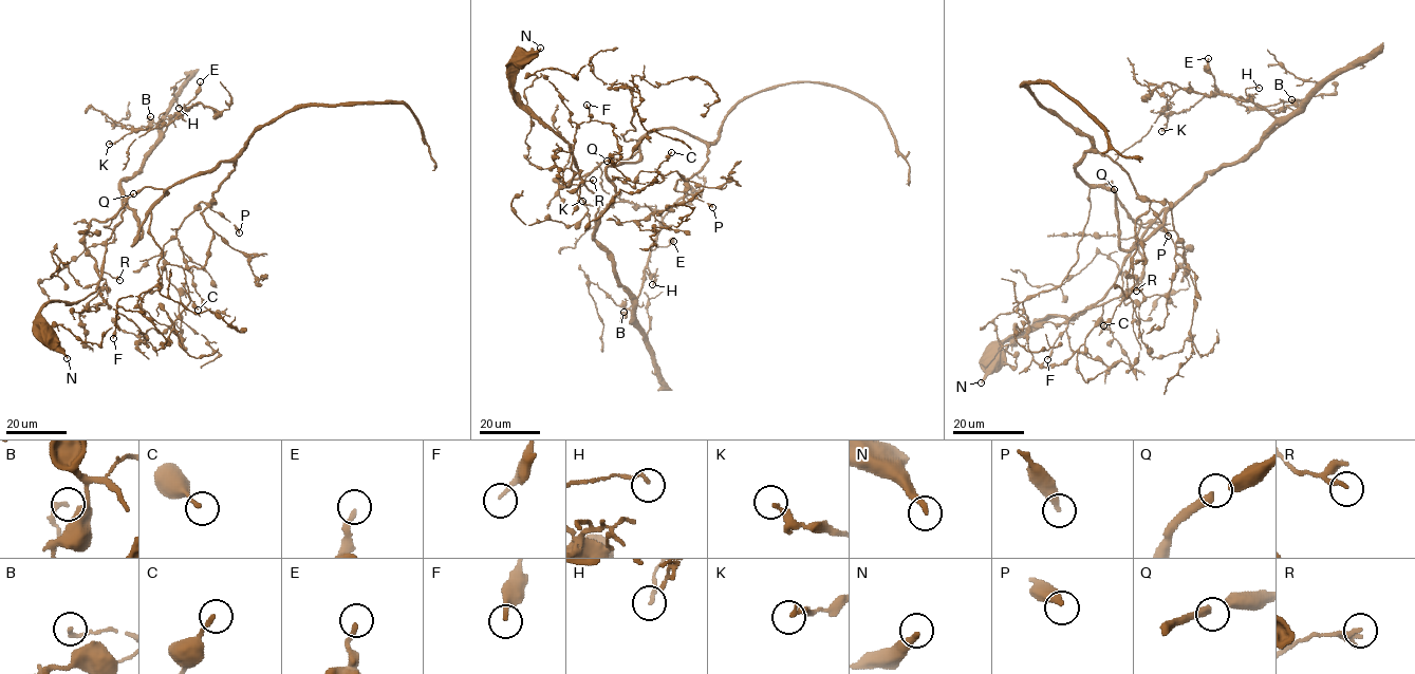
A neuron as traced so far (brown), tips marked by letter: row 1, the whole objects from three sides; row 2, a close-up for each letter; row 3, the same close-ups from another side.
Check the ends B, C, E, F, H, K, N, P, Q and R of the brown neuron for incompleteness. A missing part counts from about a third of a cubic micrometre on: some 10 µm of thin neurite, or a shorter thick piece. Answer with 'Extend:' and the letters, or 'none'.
Extend: none

